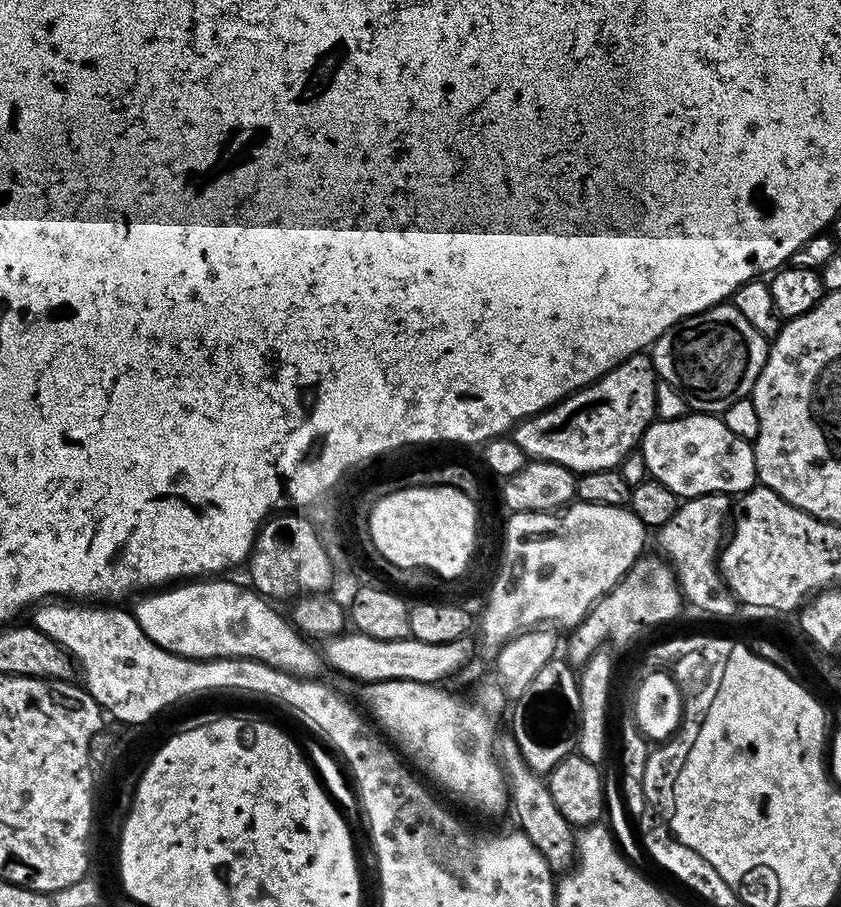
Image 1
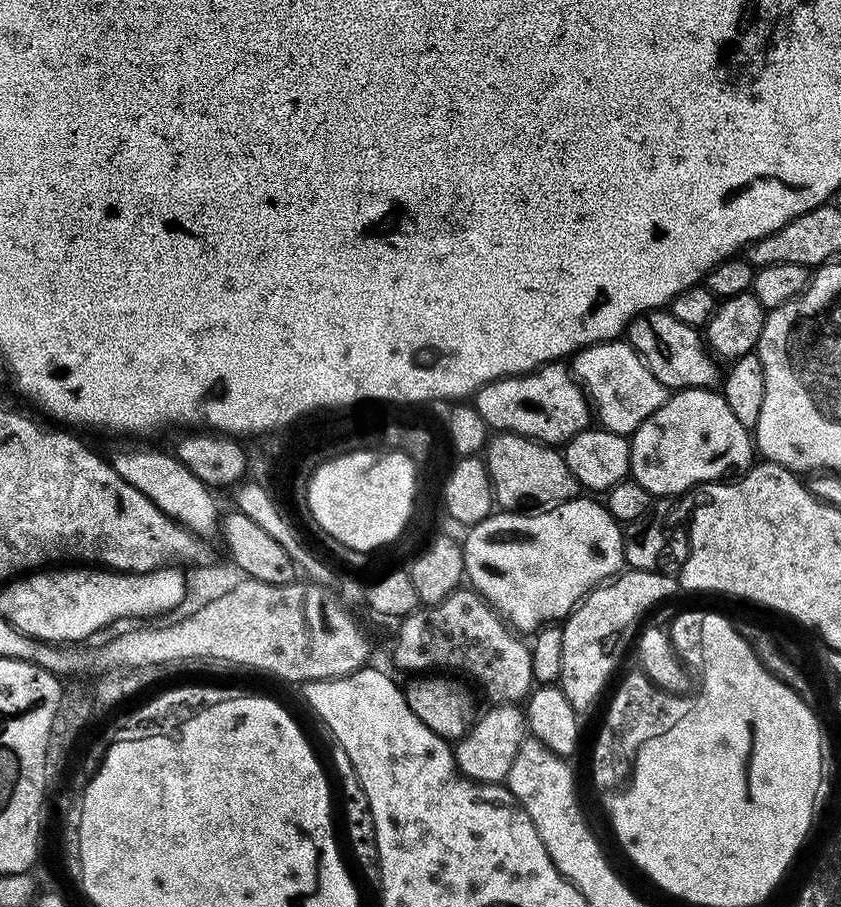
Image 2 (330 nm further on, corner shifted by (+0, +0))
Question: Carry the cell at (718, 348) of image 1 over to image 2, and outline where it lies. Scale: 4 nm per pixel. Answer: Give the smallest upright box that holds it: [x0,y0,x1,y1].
[626,310,721,390]

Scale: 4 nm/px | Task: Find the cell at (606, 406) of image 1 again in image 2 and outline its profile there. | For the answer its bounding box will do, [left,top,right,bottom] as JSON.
[474,362,590,446]

